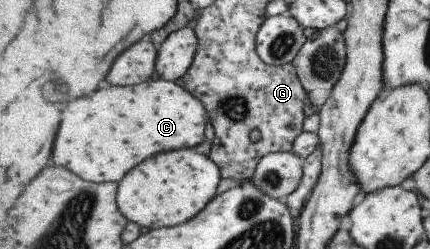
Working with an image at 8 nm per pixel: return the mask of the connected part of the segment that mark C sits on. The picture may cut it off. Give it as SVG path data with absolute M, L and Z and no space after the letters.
M152 79L134 87L108 87L92 97L72 101L62 113L54 163L86 181L124 180L137 165L162 152L195 148L206 140L209 111L193 93L174 81Z

